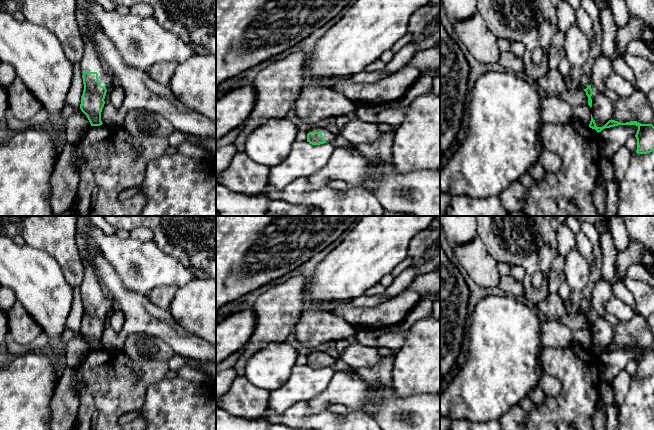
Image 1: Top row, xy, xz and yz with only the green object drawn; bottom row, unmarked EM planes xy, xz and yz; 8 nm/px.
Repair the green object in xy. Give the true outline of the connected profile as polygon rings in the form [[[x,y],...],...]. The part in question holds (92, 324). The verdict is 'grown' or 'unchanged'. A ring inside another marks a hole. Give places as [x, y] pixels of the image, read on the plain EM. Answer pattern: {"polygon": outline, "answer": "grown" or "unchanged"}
{"polygon": [[[77,232],[76,243],[84,266],[83,280],[80,284],[84,314],[81,320],[81,335],[87,340],[91,350],[102,349],[101,336],[105,328],[105,320],[112,302],[102,290],[96,269],[91,262],[89,247],[91,239],[83,232]]], "answer": "grown"}

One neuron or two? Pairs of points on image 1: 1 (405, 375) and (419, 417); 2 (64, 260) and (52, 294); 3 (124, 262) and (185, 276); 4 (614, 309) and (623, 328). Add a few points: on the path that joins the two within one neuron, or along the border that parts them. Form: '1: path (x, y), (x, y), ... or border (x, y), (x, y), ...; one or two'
1: border (391, 386), (399, 396), (429, 392); two
2: border (46, 252), (57, 262), (65, 280), (73, 288); two
3: path (139, 262), (144, 267), (170, 271); one
4: border (636, 313), (629, 319), (619, 321); two

